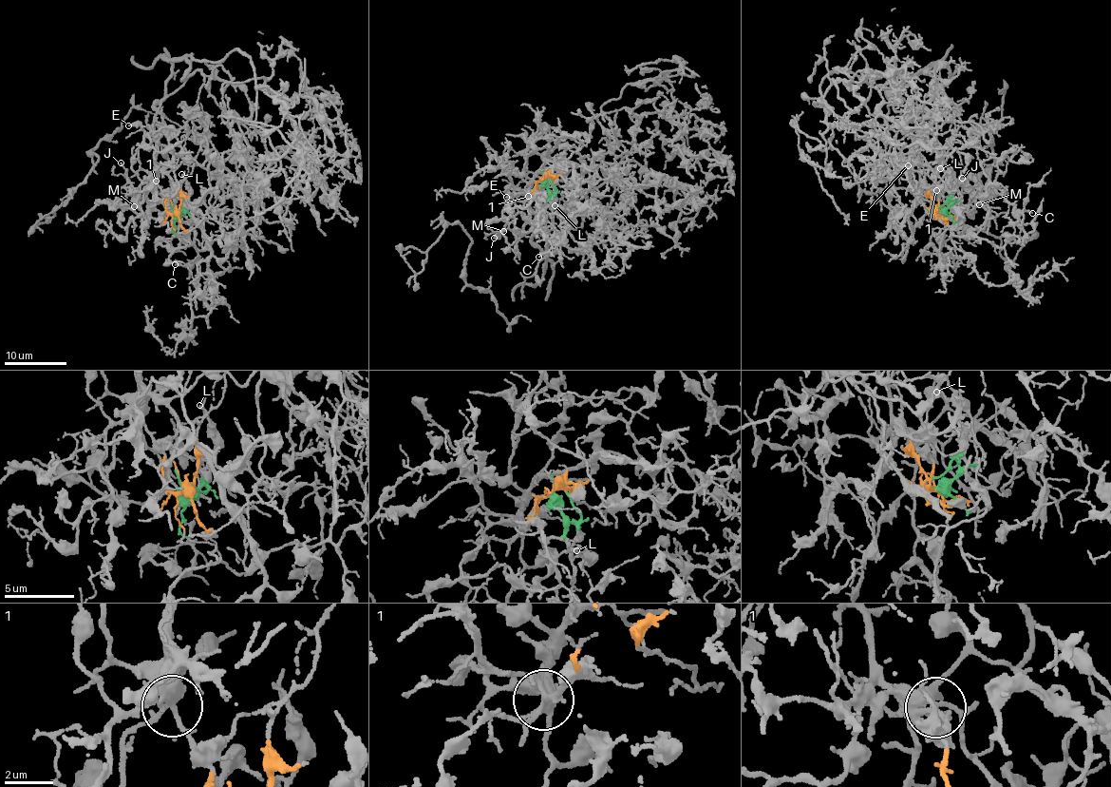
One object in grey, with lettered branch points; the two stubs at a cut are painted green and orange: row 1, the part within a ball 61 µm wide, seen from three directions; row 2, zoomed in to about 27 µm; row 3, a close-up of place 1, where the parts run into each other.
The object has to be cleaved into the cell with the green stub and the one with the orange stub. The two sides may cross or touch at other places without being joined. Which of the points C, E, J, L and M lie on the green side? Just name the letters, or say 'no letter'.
C, E, L

